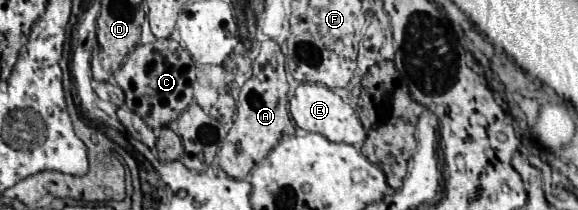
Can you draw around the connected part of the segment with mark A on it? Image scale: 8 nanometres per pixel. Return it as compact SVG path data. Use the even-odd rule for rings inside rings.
M266 41L260 57L254 61L254 75L240 89L236 101L236 119L222 143L218 161L220 167L236 179L244 179L256 163L260 163L268 151L284 137L294 133L294 125L288 115L288 81L284 71L284 55L274 41Z

